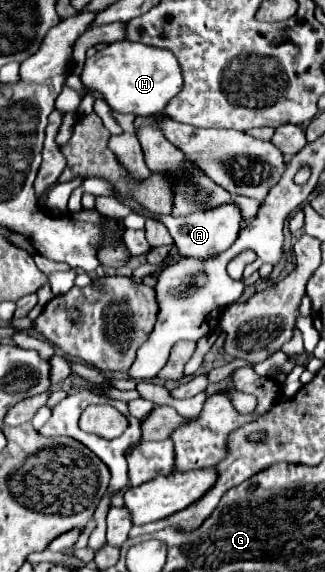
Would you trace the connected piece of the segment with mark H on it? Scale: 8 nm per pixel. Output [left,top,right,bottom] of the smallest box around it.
[82,41,184,115]

